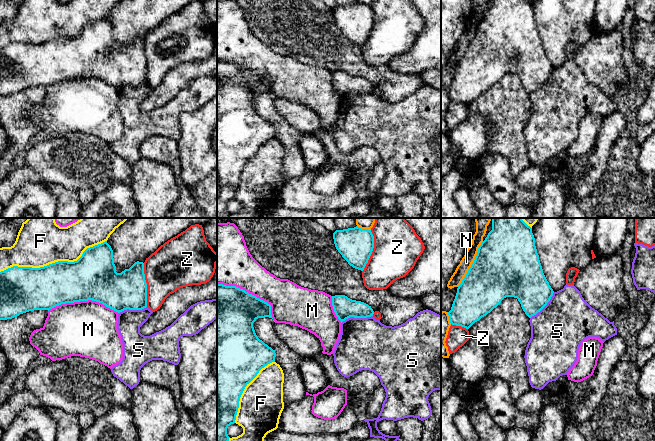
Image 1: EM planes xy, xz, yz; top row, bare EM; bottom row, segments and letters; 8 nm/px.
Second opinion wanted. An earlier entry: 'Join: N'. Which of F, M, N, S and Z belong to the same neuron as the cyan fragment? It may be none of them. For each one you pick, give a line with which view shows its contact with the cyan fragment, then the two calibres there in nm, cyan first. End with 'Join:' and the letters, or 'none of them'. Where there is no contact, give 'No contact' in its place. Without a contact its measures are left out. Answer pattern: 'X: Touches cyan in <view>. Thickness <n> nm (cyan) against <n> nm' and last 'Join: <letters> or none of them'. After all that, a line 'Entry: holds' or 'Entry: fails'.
Join: none of them
Entry: fails

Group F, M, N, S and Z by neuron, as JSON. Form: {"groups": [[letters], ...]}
{"groups": [["F"], ["M"], ["N"], ["S"], ["Z"]]}

